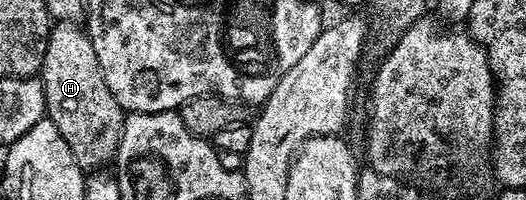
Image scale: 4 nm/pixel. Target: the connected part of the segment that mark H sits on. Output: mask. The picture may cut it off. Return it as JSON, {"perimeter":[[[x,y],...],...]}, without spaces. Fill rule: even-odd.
{"perimeter":[[[58,21],[50,29],[39,81],[45,93],[47,117],[63,132],[63,140],[67,140],[67,148],[71,148],[77,163],[93,172],[104,167],[104,162],[116,159],[127,114],[111,96],[111,88],[103,80],[103,68],[99,68],[99,56],[95,56],[88,33],[79,27]]]}

